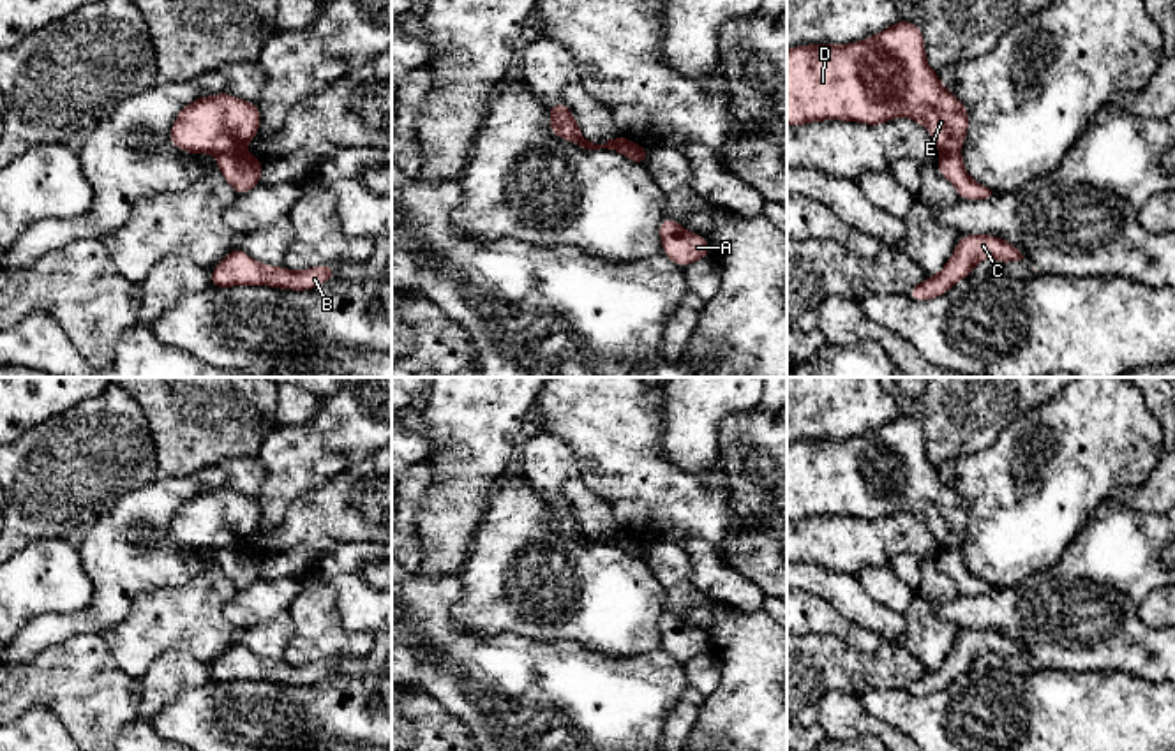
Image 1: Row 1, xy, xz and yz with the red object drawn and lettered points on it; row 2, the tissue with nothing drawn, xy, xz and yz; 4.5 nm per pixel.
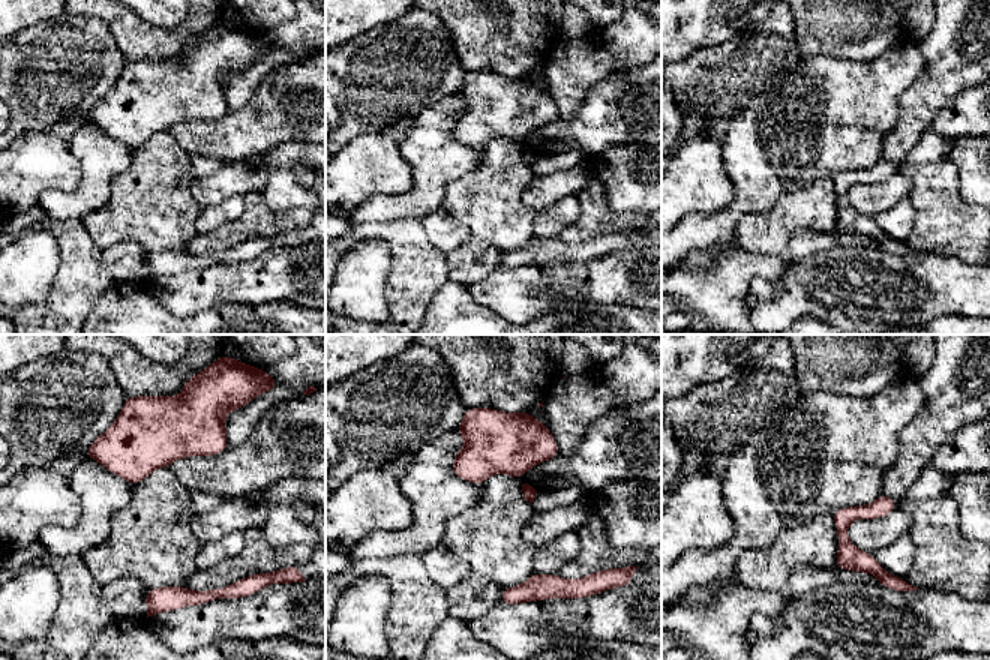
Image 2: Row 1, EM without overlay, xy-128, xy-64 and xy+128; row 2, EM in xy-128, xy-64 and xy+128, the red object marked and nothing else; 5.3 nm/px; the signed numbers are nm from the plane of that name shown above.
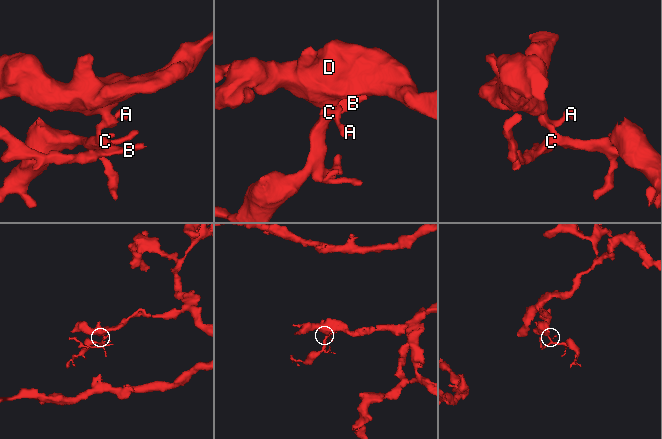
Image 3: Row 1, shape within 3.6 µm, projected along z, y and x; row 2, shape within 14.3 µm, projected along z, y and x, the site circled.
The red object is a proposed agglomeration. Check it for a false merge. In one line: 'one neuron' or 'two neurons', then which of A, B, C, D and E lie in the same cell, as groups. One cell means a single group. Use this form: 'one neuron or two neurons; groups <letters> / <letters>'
two neurons; groups A B C / D E

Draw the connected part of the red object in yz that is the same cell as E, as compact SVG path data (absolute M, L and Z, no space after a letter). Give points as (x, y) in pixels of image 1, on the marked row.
M898 19L880 33L849 44L805 44L787 49L787 123L799 127L812 122L840 120L879 127L907 116L921 123L940 153L960 152L970 125L965 104L947 92L939 72L928 67L924 35L912 21Z

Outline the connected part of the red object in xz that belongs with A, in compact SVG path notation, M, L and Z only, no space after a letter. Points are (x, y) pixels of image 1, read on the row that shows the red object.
M665 217L660 226L662 252L679 268L711 256L711 245L699 233L686 233L681 222Z

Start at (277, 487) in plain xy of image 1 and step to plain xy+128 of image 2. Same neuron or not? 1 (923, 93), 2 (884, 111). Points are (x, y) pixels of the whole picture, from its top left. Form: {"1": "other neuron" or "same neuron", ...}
{"1": "same neuron", "2": "other neuron"}

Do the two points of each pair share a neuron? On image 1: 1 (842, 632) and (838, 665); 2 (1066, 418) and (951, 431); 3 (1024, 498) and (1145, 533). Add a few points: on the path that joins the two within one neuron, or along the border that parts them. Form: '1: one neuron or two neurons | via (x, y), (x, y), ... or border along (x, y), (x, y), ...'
1: two neurons | border along (805, 633), (831, 633), (865, 654)
2: two neurons | border along (1041, 402), (1020, 413), (990, 445), (974, 452)
3: two neurons | border along (1108, 498), (1098, 505), (1064, 550)

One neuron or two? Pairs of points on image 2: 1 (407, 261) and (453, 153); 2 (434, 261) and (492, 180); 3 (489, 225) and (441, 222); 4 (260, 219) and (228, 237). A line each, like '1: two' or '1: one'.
1: two
2: two
3: one
4: one

